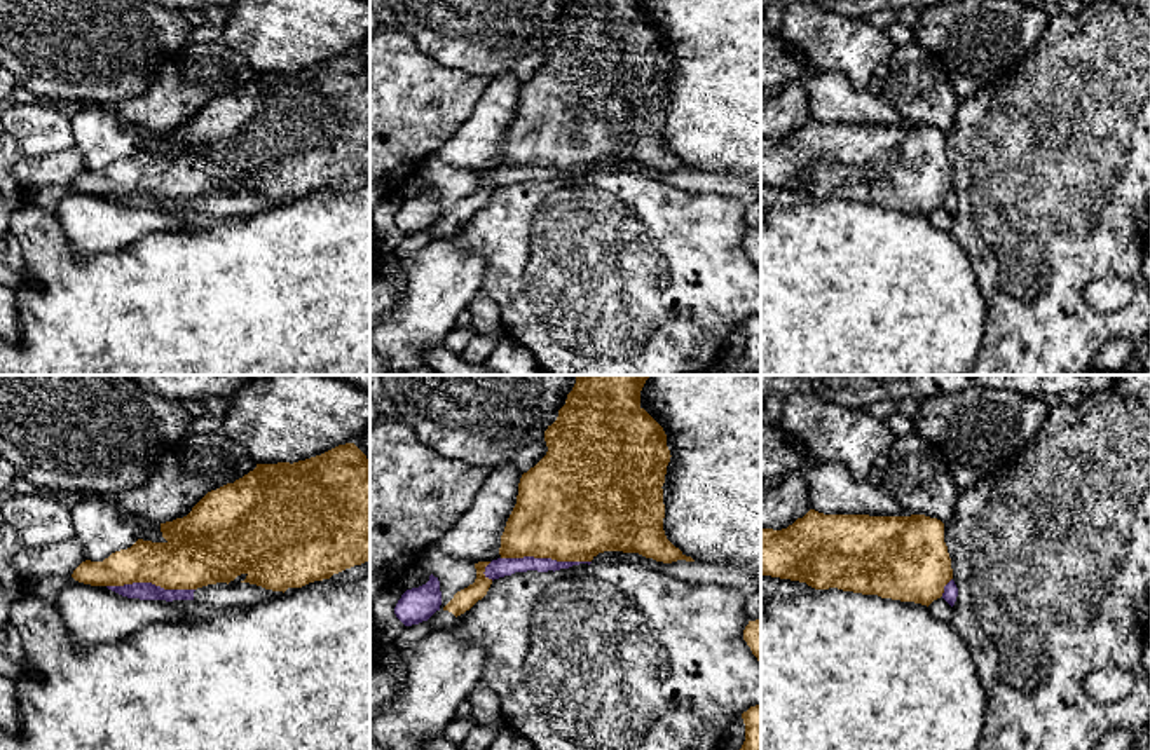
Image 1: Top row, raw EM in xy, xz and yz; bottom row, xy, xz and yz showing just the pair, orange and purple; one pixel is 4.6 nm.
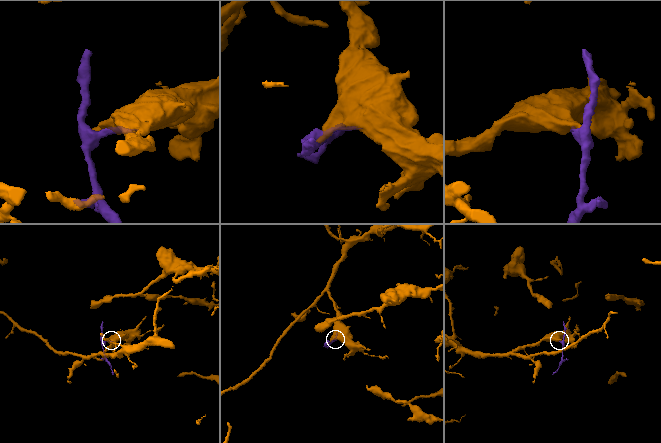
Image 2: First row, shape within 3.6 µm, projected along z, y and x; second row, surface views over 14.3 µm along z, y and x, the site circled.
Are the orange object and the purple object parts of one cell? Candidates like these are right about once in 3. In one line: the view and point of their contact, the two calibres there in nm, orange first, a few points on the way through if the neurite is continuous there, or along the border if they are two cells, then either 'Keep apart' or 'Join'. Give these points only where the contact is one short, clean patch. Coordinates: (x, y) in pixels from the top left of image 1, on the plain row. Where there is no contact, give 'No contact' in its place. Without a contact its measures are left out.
Touches orange at xz (547, 166). Thickness 500 nm (orange) against 90 nm. Keep apart

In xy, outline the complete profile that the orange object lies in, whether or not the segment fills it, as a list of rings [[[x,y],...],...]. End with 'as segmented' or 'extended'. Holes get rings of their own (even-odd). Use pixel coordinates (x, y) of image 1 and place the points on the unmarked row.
[[[346,52],[293,73],[257,73],[234,92],[208,101],[187,126],[161,133],[161,141],[164,152],[138,148],[103,171],[82,171],[72,187],[91,195],[152,192],[164,199],[197,199],[216,192],[229,194],[244,183],[241,192],[283,202],[330,188],[370,169],[370,70],[354,52]]] | as segmented

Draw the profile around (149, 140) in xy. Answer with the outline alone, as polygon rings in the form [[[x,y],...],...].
[[[140,129],[140,147],[138,148],[152,150],[152,152],[168,152],[162,147],[161,133],[148,131],[148,129]]]

